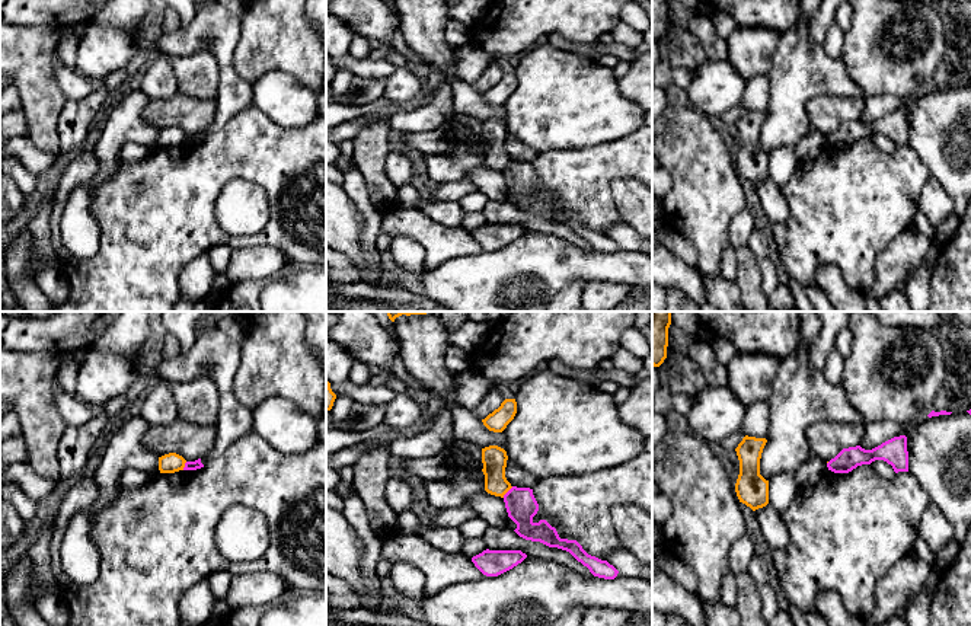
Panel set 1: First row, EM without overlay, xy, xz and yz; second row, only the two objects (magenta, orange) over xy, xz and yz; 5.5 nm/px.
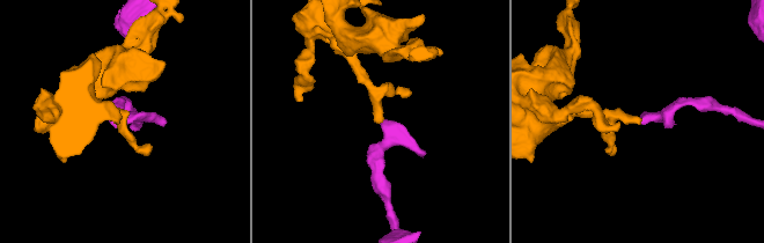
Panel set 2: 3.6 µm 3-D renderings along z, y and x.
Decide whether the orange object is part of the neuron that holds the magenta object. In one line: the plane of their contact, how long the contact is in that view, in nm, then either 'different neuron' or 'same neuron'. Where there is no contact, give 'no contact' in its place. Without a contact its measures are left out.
meets magenta in xz; contact 90 nm long; different neuron

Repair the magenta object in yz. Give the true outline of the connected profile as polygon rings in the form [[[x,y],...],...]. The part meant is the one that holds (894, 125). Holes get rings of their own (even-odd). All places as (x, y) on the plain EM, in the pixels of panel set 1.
[[[894,111],[872,124],[860,119],[843,122],[827,137],[827,141],[834,147],[849,147],[857,140],[871,138],[875,134],[887,135],[895,147],[908,146],[907,111]]]

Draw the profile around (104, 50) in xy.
[[[89,23],[77,47],[76,70],[90,80],[124,70],[135,55],[135,41],[127,32]]]

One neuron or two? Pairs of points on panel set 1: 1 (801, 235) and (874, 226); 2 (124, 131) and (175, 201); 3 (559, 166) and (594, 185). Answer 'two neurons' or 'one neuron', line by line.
1: one neuron
2: two neurons
3: one neuron

